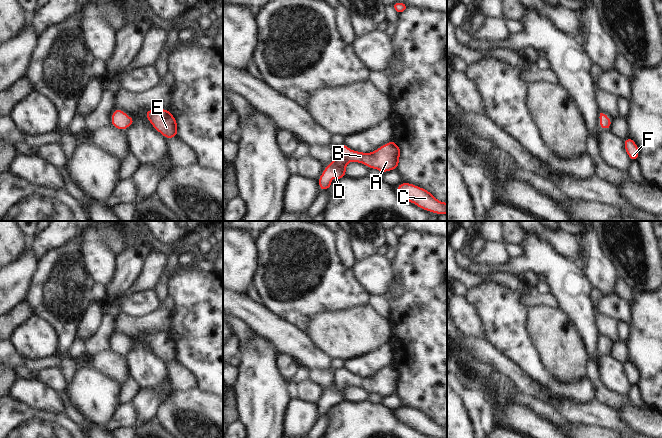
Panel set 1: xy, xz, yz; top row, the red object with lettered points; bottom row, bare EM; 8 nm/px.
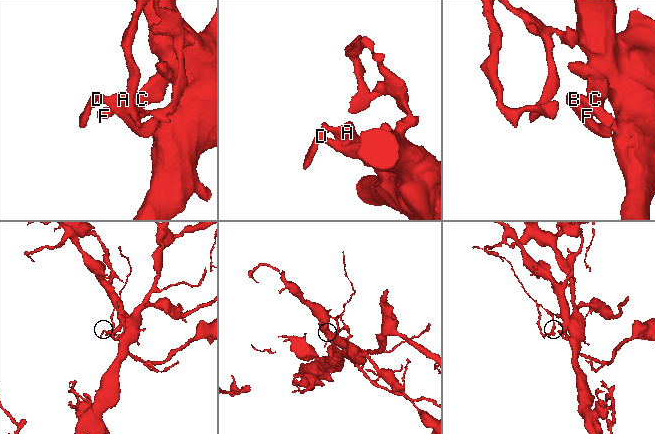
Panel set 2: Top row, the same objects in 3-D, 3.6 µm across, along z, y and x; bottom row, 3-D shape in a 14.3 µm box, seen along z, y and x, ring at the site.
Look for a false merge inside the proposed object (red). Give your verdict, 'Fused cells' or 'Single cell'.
Single cell.

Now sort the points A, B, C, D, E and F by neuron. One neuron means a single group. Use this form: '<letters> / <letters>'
A B C D E F

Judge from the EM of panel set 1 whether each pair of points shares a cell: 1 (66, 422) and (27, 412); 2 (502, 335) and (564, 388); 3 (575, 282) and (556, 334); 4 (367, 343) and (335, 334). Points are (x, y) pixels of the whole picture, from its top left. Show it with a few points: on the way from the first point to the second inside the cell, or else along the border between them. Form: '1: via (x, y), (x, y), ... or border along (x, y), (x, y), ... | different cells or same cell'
1: via (56, 422), (37, 422) | same cell
2: via (517, 350), (549, 382) | same cell
3: border along (560, 306), (578, 331) | different cells
4: via (359, 335), (343, 334) | same cell

